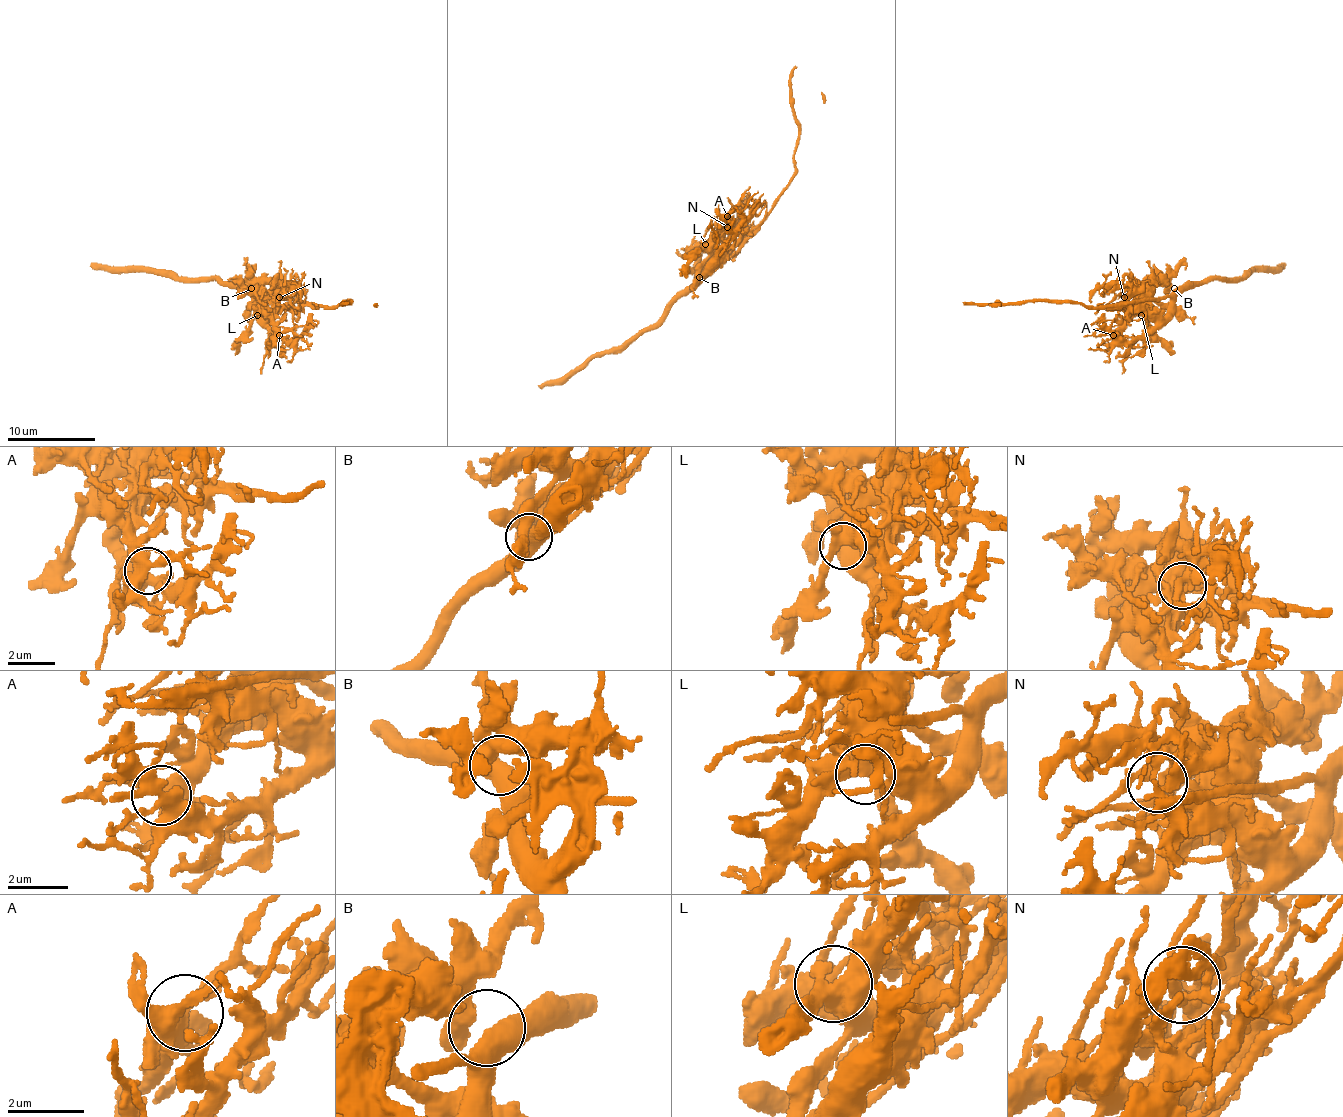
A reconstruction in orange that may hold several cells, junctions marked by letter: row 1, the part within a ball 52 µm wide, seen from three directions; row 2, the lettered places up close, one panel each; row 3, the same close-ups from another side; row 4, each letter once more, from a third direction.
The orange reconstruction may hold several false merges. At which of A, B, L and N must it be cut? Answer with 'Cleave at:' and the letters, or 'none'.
Cleave at: none

